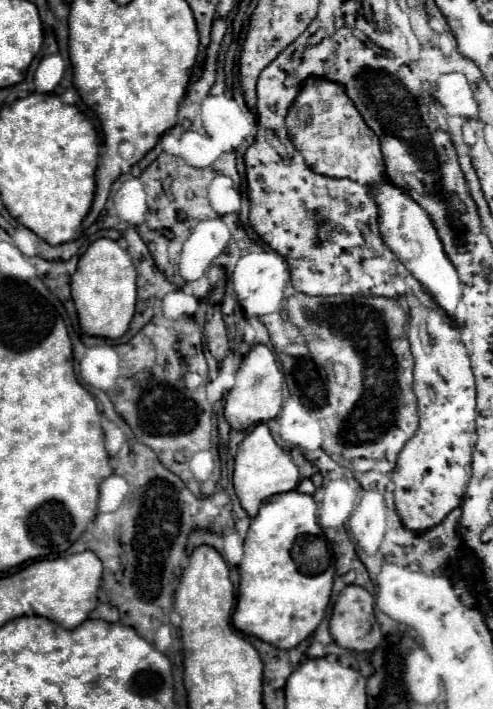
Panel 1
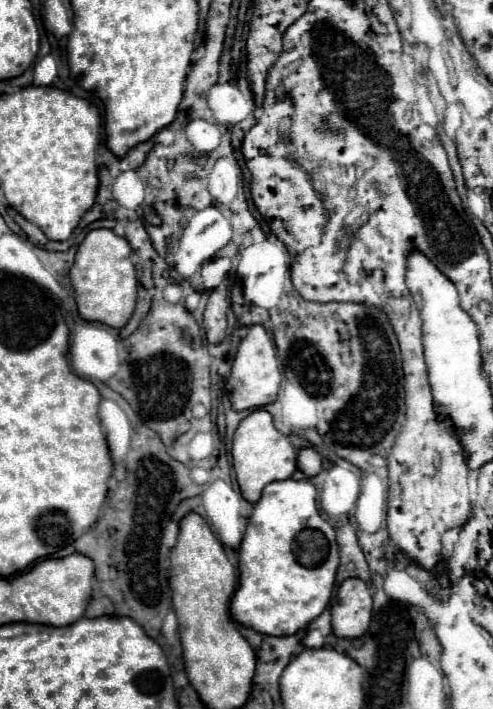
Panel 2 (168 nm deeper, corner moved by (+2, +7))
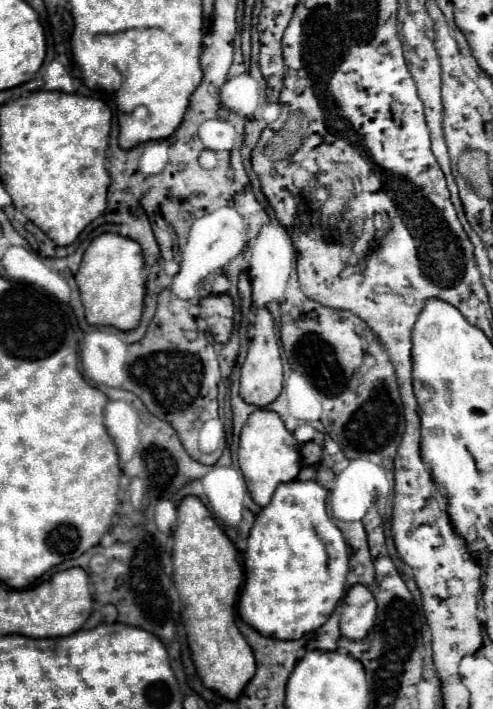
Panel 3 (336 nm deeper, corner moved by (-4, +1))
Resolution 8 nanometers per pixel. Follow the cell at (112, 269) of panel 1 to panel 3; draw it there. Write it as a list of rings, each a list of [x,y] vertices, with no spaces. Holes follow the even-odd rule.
[[[116,233],[96,237],[84,251],[80,271],[76,273],[76,283],[86,309],[86,321],[90,325],[110,325],[120,331],[138,327],[142,317],[146,277],[142,249],[136,241]]]

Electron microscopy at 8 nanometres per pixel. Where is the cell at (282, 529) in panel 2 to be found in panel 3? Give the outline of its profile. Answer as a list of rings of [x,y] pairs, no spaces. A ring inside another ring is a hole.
[[[298,479],[280,483],[268,507],[256,515],[244,553],[244,571],[246,583],[238,601],[238,613],[260,635],[300,639],[326,623],[346,593],[348,545],[326,513],[326,489],[320,483]]]

